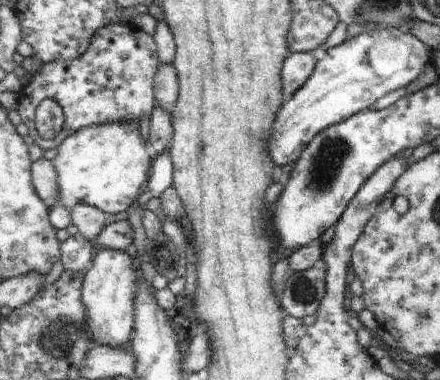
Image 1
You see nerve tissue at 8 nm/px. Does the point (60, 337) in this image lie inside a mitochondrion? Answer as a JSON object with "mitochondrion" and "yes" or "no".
{"mitochondrion":"yes"}

